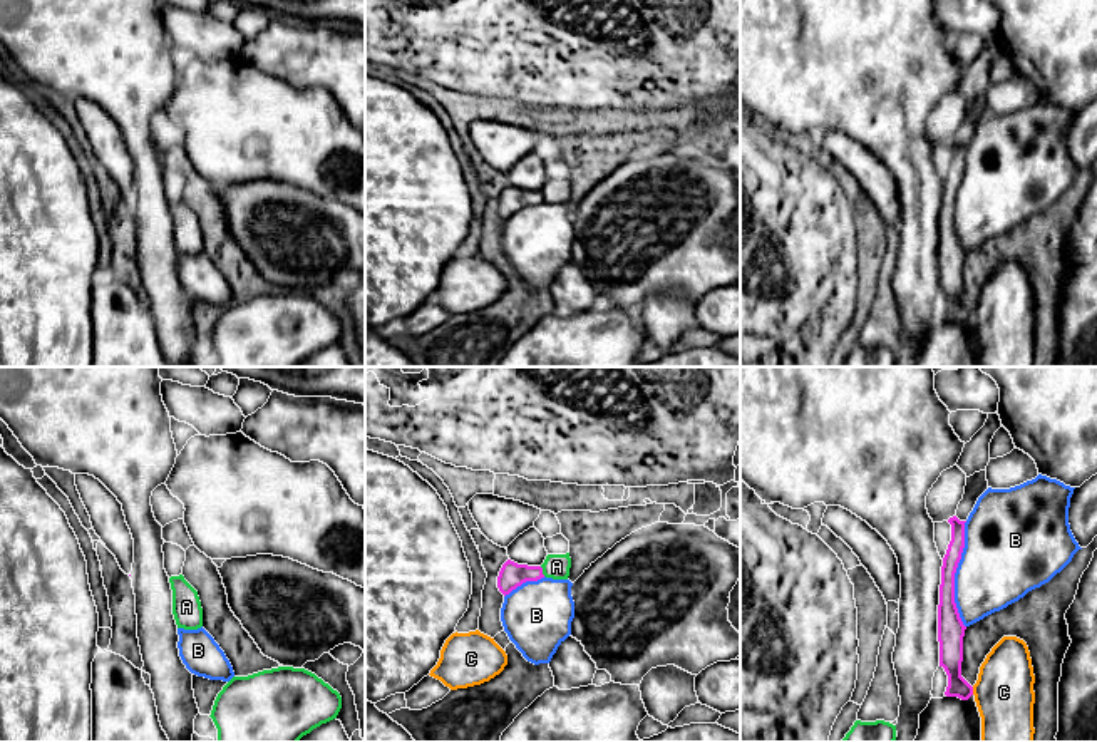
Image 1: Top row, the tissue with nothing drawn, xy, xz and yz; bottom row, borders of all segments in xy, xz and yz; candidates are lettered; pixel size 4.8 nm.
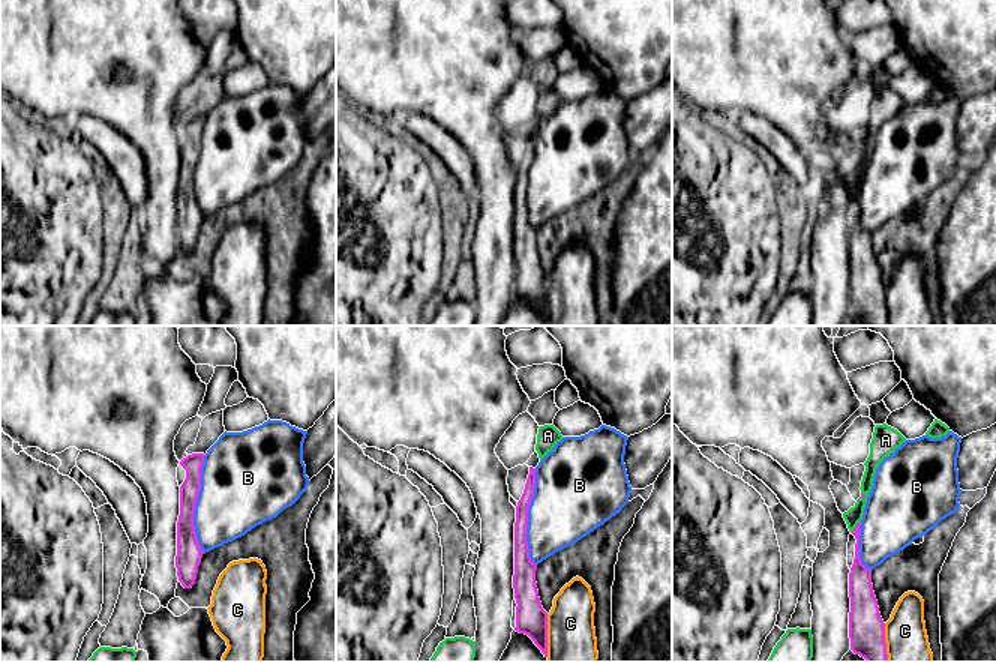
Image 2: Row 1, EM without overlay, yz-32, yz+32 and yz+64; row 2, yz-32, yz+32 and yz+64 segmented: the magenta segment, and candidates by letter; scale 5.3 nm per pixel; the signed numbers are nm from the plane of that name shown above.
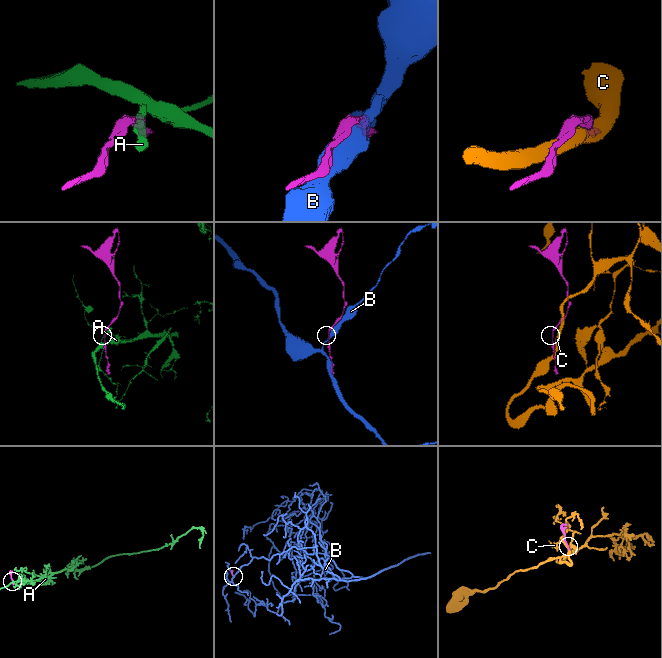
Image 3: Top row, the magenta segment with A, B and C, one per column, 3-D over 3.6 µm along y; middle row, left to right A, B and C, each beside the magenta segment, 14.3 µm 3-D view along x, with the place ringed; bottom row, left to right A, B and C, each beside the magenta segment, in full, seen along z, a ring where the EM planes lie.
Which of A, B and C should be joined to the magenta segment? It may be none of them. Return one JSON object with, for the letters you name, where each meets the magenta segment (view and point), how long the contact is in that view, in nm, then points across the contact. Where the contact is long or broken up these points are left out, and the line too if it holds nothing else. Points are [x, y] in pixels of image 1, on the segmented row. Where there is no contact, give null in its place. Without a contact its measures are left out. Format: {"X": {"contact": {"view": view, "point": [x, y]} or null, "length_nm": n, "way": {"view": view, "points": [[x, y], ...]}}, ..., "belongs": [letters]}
{"belongs": []}

